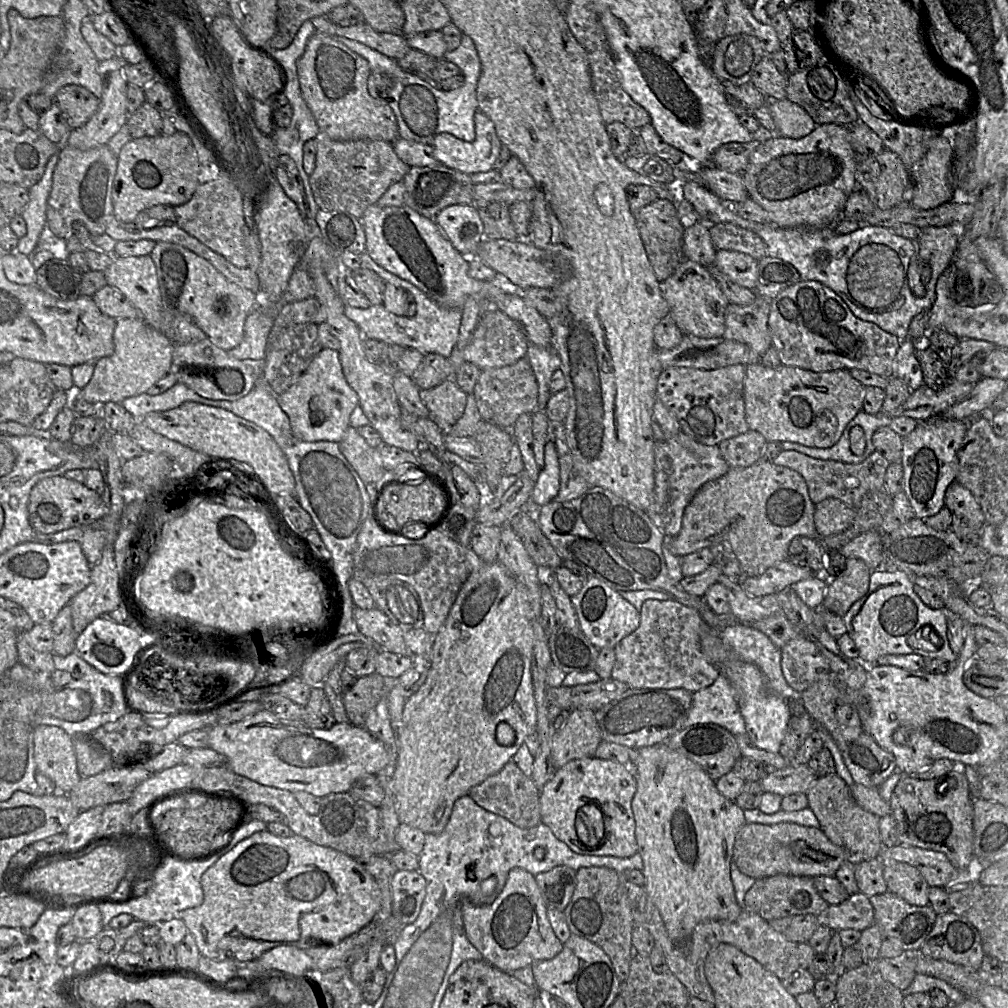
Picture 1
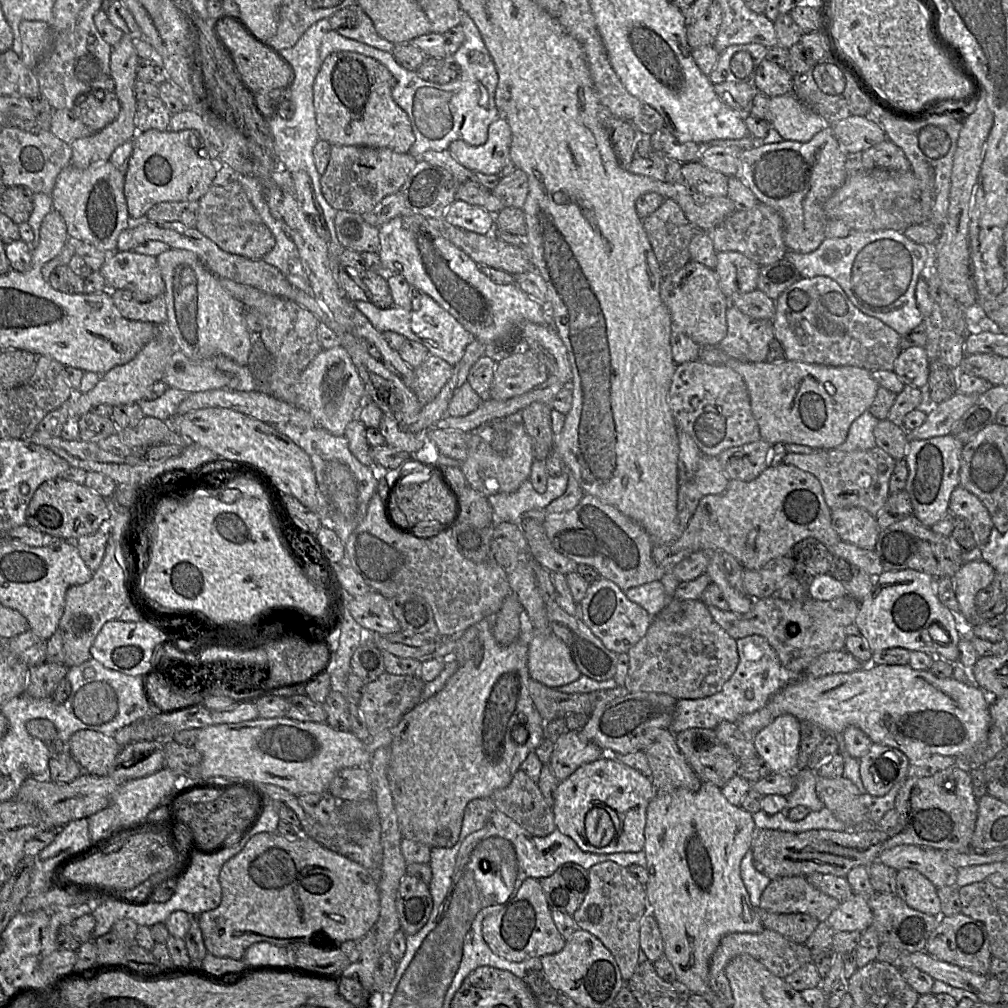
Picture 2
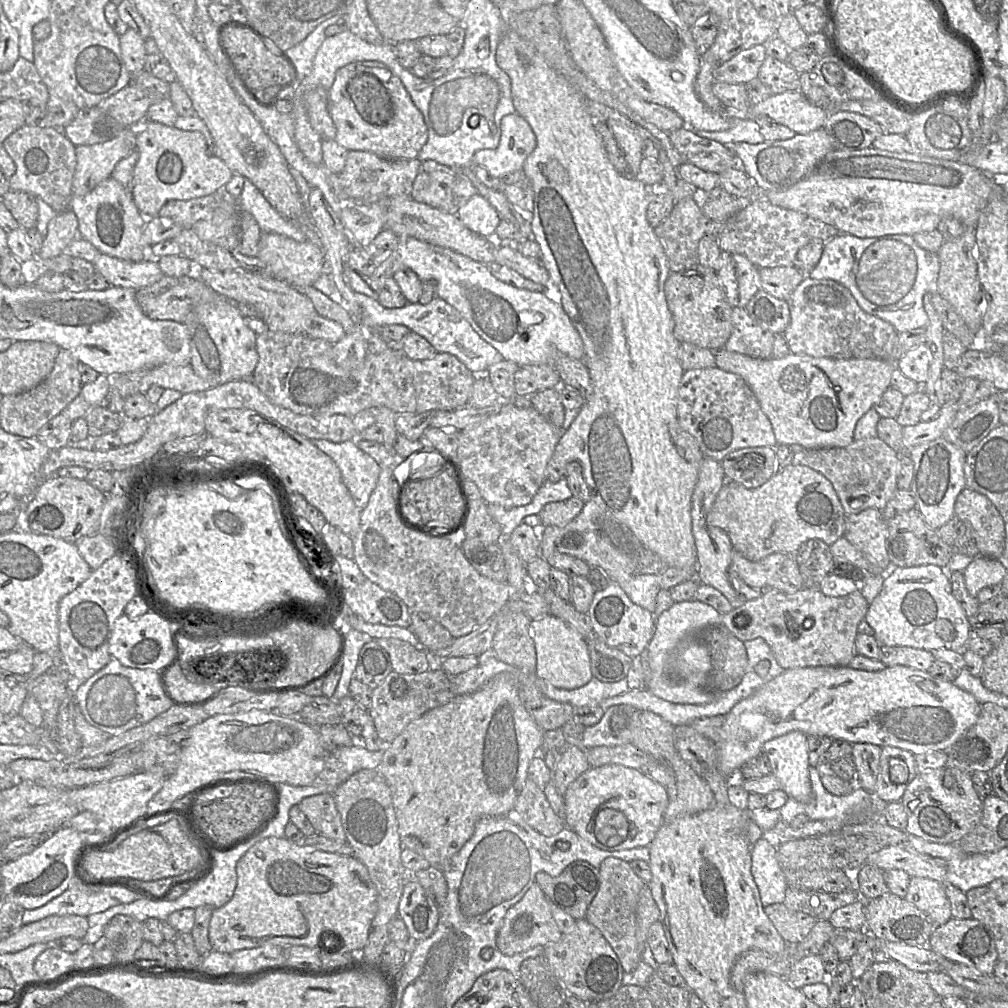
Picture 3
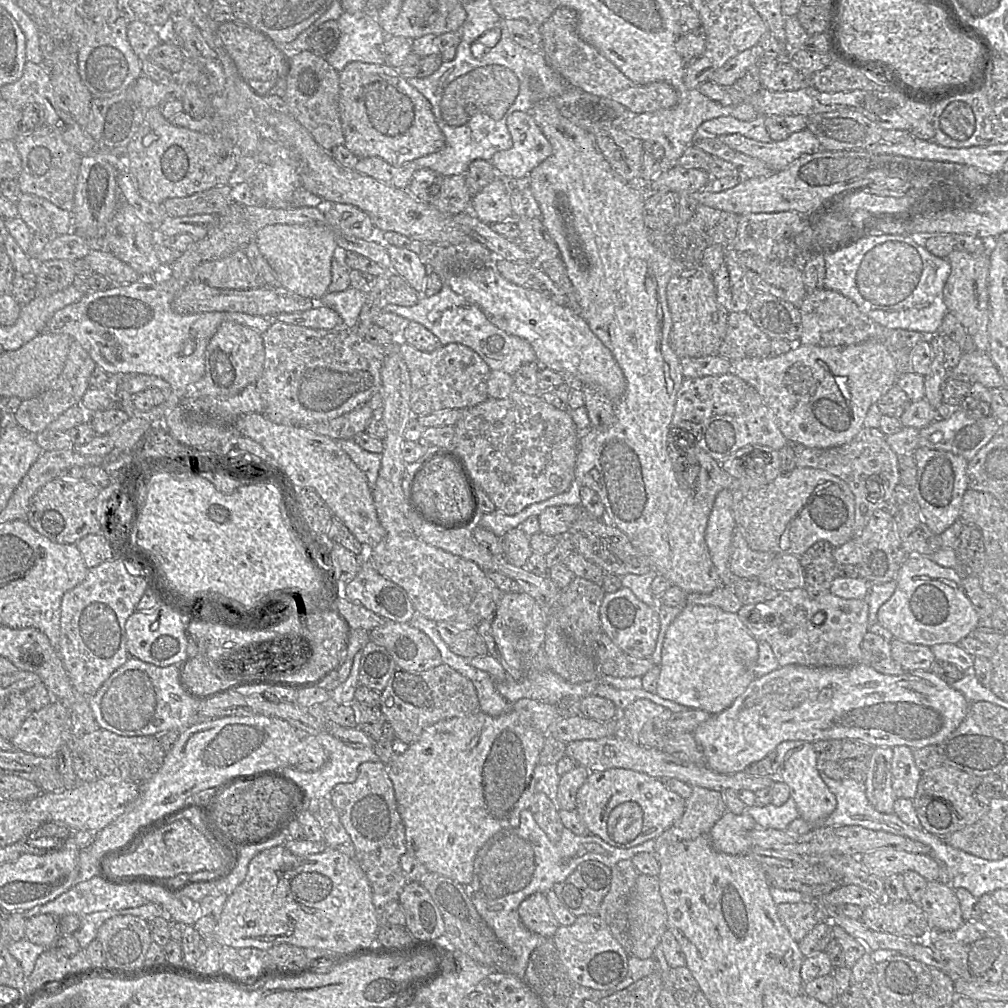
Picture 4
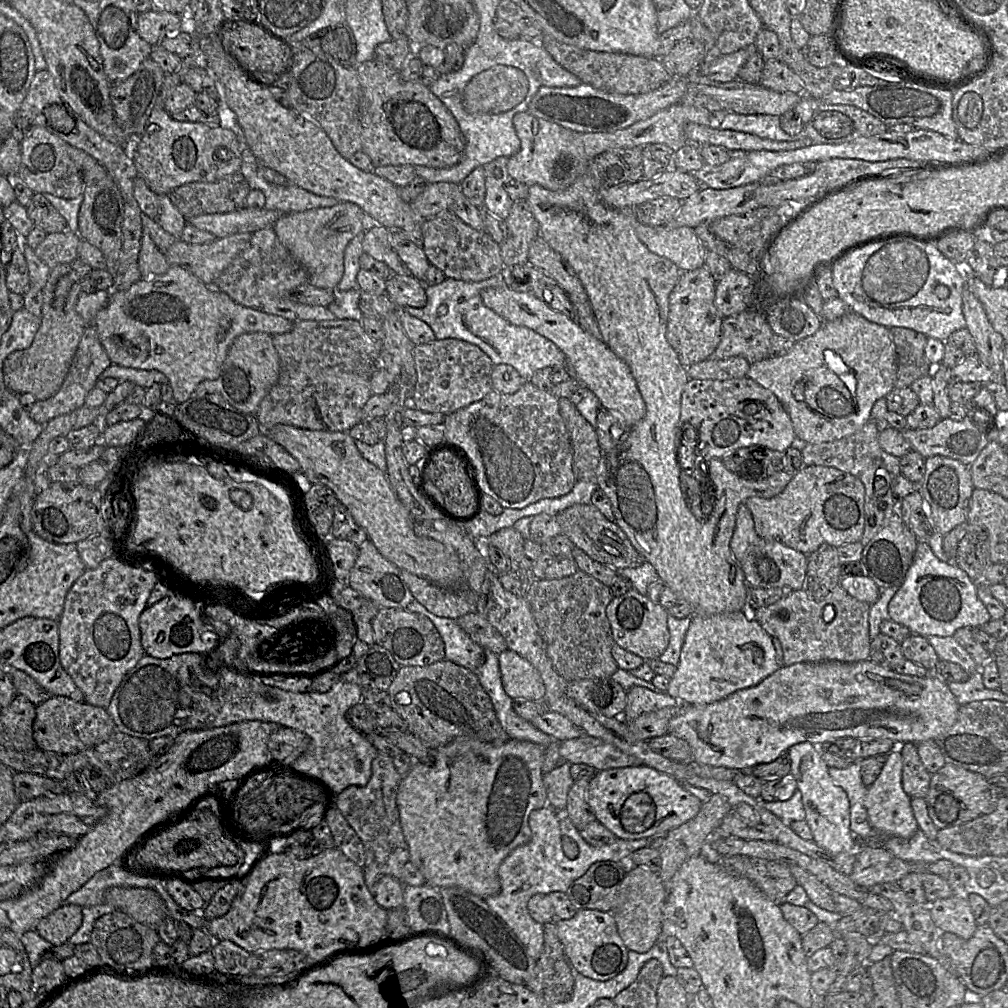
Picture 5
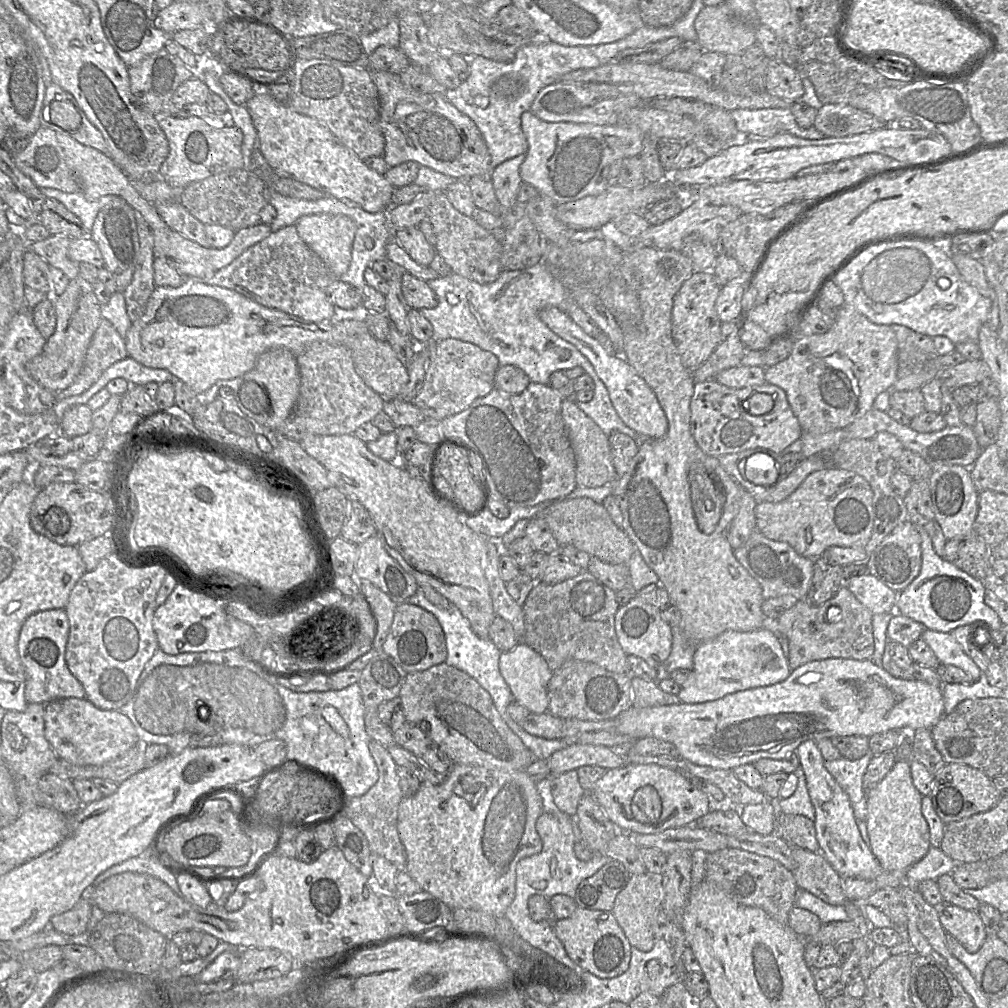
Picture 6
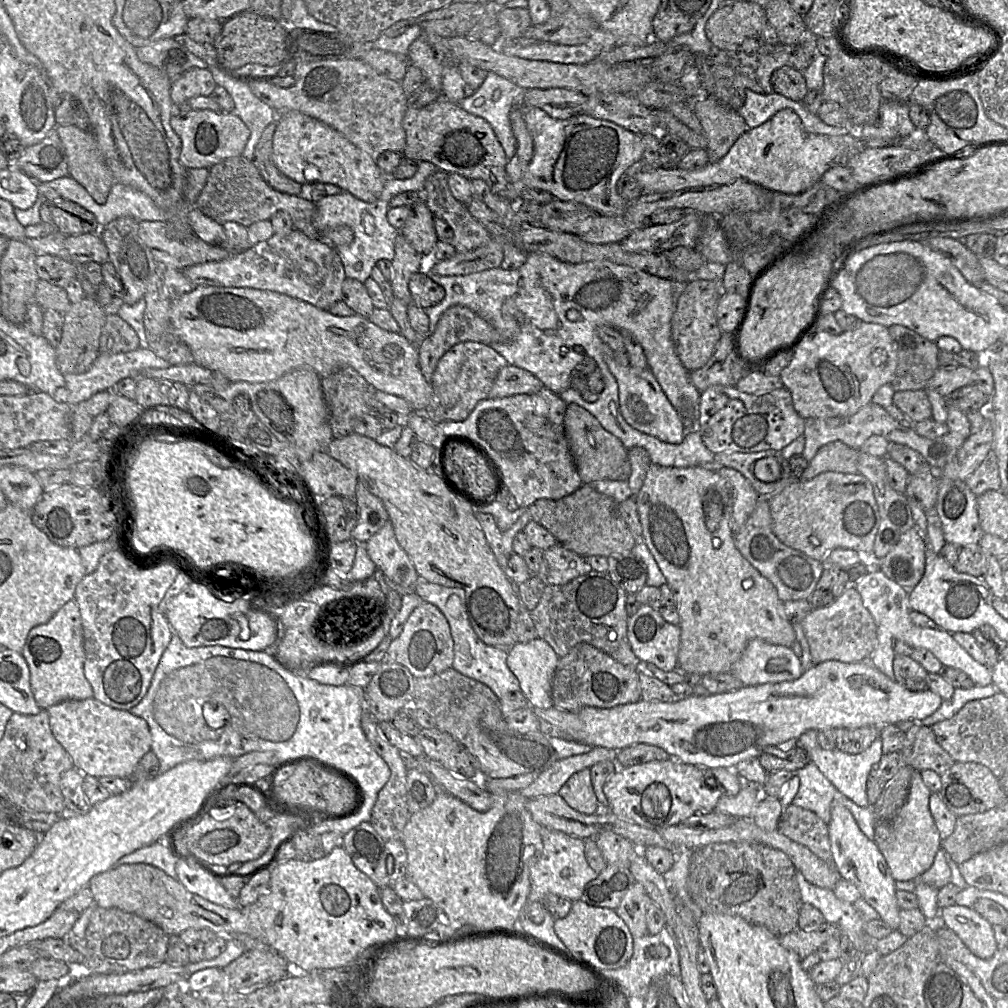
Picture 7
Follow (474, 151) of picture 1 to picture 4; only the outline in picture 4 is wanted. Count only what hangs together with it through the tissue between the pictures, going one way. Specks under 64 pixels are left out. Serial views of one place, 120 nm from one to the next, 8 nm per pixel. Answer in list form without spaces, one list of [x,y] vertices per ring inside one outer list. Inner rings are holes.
[[[513,112],[507,119],[507,128],[513,145],[508,150],[495,153],[490,163],[500,176],[527,176],[551,155],[551,144],[530,113]]]

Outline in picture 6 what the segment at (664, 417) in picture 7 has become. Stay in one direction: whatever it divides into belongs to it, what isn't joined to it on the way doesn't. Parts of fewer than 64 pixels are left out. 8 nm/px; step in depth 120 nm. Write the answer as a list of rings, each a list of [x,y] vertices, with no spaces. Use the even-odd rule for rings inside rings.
[[[557,307],[541,310],[539,318],[555,334],[573,344],[590,361],[596,374],[605,384],[618,416],[626,426],[645,438],[662,438],[665,436],[668,421],[654,391],[621,355],[609,353],[594,337],[589,336]]]

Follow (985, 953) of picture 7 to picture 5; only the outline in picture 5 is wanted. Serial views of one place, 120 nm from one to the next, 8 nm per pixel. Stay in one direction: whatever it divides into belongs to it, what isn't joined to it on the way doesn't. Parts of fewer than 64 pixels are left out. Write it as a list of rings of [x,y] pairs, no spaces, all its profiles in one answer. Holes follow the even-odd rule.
[[[962,893],[938,899],[928,905],[932,920],[941,933],[950,932],[963,939],[970,939],[977,924],[971,907]]]

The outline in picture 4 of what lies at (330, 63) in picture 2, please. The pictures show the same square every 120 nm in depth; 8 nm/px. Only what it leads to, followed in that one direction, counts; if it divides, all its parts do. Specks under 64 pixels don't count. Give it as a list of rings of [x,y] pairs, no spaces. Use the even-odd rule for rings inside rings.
[[[351,62],[339,77],[339,112],[344,144],[358,158],[379,157],[394,167],[435,153],[445,146],[445,136],[436,123],[429,101],[392,66]]]

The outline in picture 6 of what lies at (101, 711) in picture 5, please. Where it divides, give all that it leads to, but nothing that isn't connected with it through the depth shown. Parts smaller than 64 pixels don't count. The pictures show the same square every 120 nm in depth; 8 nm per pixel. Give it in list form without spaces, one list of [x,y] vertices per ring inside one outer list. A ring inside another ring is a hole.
[[[63,698],[44,706],[45,737],[57,754],[75,765],[111,761],[133,747],[139,737],[130,719],[118,710],[97,708],[86,698]]]

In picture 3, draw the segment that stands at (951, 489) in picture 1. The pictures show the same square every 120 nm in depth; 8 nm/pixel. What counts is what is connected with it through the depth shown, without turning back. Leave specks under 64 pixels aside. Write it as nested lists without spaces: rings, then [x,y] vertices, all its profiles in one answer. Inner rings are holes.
[[[965,487],[957,496],[954,514],[976,532],[979,553],[998,559],[1005,550],[1005,522],[984,495]]]

